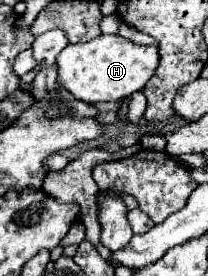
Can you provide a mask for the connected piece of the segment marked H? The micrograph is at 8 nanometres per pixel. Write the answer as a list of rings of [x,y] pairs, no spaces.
[[[99,35],[87,43],[67,45],[57,57],[57,79],[77,99],[85,103],[119,101],[139,91],[155,75],[159,51],[153,45],[137,45],[121,35]]]

